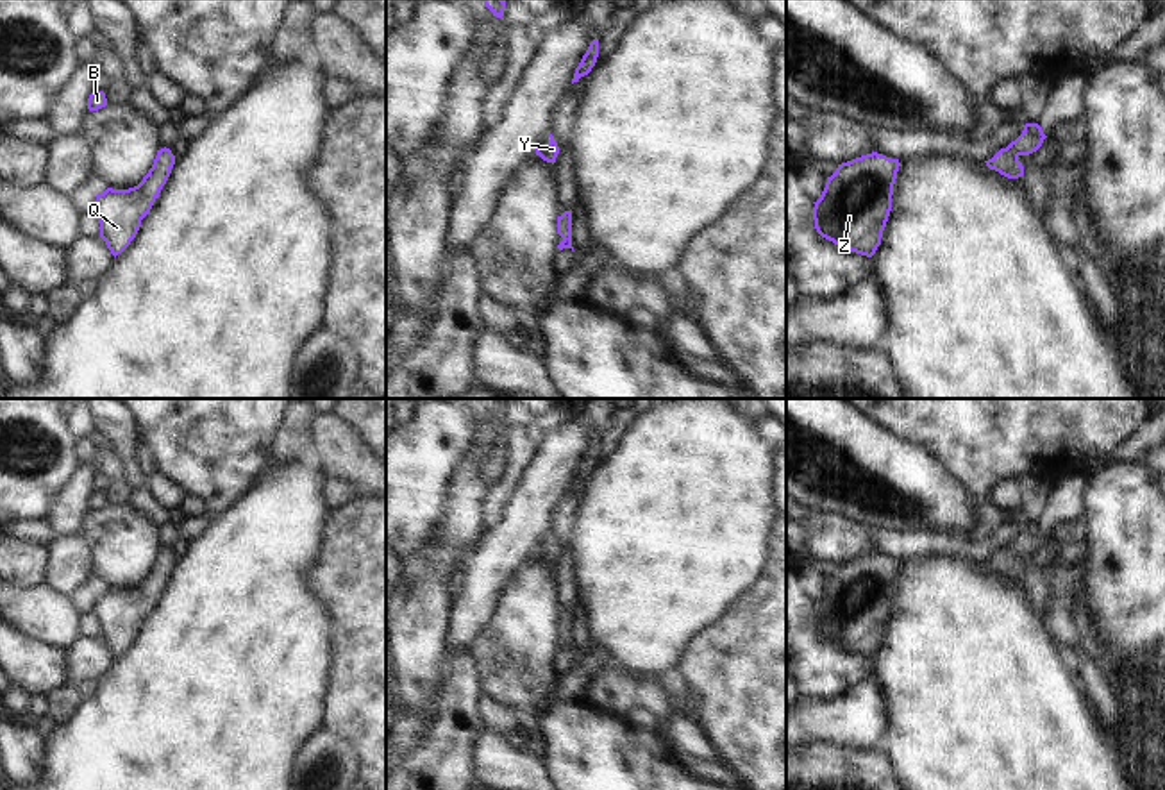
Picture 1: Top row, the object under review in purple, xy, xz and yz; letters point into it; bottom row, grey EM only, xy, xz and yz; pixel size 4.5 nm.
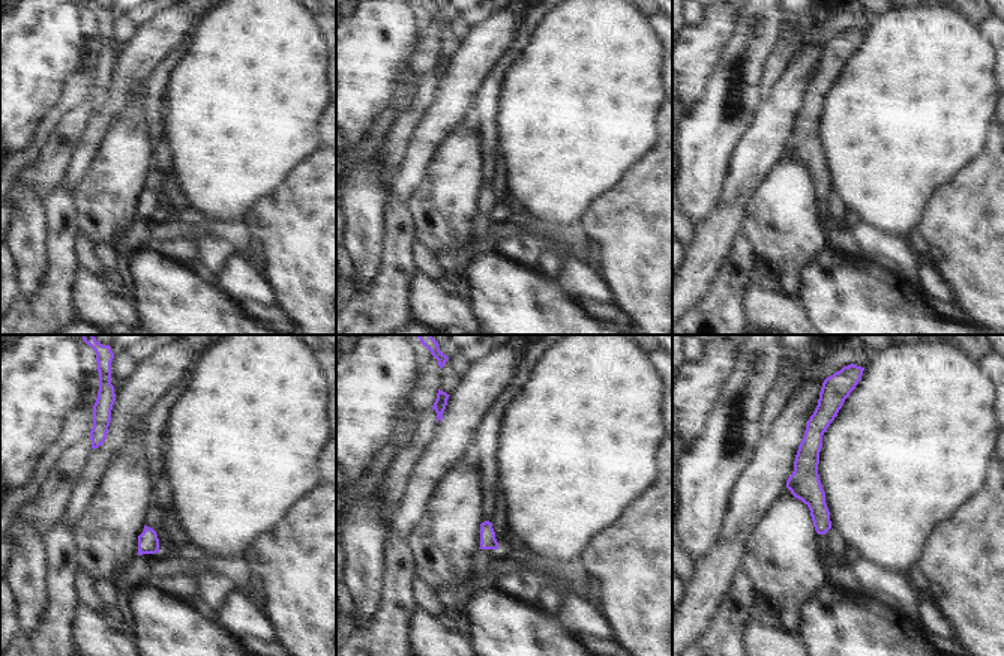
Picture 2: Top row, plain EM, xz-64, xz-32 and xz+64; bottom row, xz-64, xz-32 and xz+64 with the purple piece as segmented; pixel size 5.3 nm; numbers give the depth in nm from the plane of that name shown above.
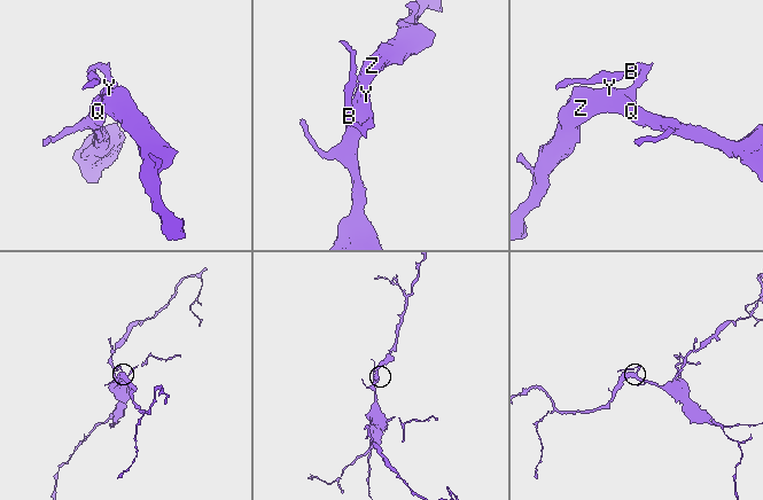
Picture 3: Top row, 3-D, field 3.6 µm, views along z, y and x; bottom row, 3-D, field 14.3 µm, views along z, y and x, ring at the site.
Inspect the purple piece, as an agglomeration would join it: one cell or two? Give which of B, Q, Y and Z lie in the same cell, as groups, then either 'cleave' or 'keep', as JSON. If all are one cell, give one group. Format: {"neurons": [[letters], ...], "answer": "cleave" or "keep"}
{"neurons": [["B", "Q", "Y", "Z"]], "answer": "keep"}

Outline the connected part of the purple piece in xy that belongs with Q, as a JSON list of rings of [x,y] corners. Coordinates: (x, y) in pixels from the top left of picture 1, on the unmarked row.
[[[164,547],[157,550],[152,568],[138,586],[129,590],[107,588],[96,595],[93,615],[100,624],[100,638],[114,658],[136,638],[141,620],[150,613],[173,565],[175,556]]]

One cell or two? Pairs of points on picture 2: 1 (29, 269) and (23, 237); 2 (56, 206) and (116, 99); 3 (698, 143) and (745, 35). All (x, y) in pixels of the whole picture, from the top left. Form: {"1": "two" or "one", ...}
{"1": "one", "2": "two", "3": "one"}

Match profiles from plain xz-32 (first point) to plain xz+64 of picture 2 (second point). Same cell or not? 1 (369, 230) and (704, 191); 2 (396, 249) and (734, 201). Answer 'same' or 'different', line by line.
1: same
2: different

